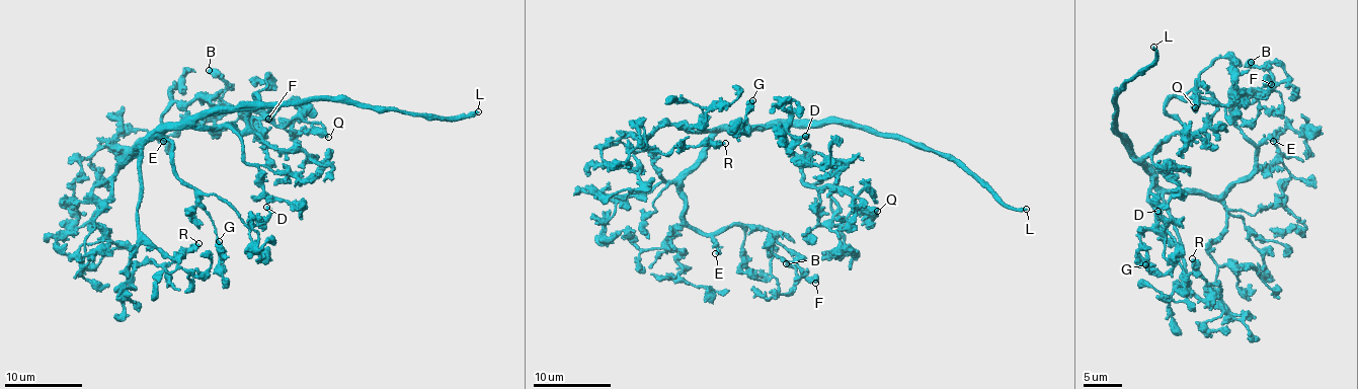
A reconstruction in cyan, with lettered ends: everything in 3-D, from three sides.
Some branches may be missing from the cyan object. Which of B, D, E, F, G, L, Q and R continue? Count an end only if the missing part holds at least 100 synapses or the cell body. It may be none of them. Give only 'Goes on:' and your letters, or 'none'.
Goes on: L

